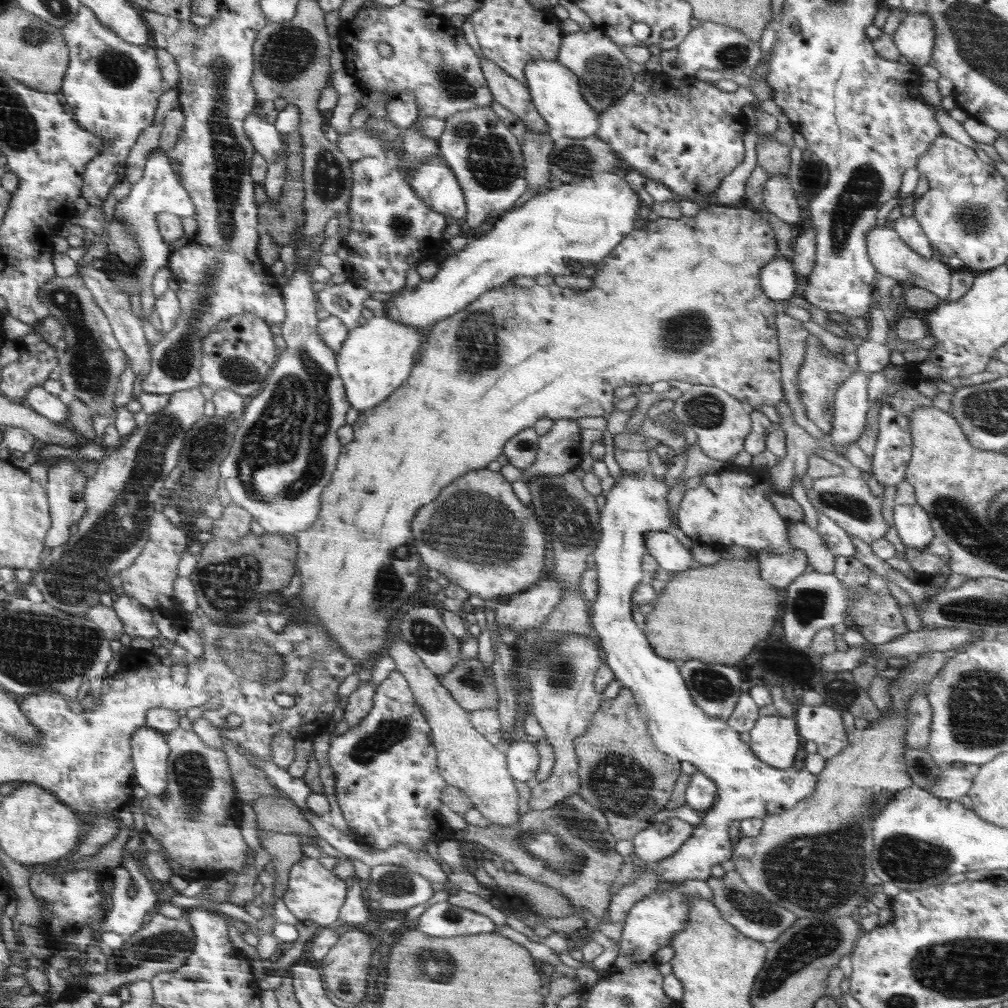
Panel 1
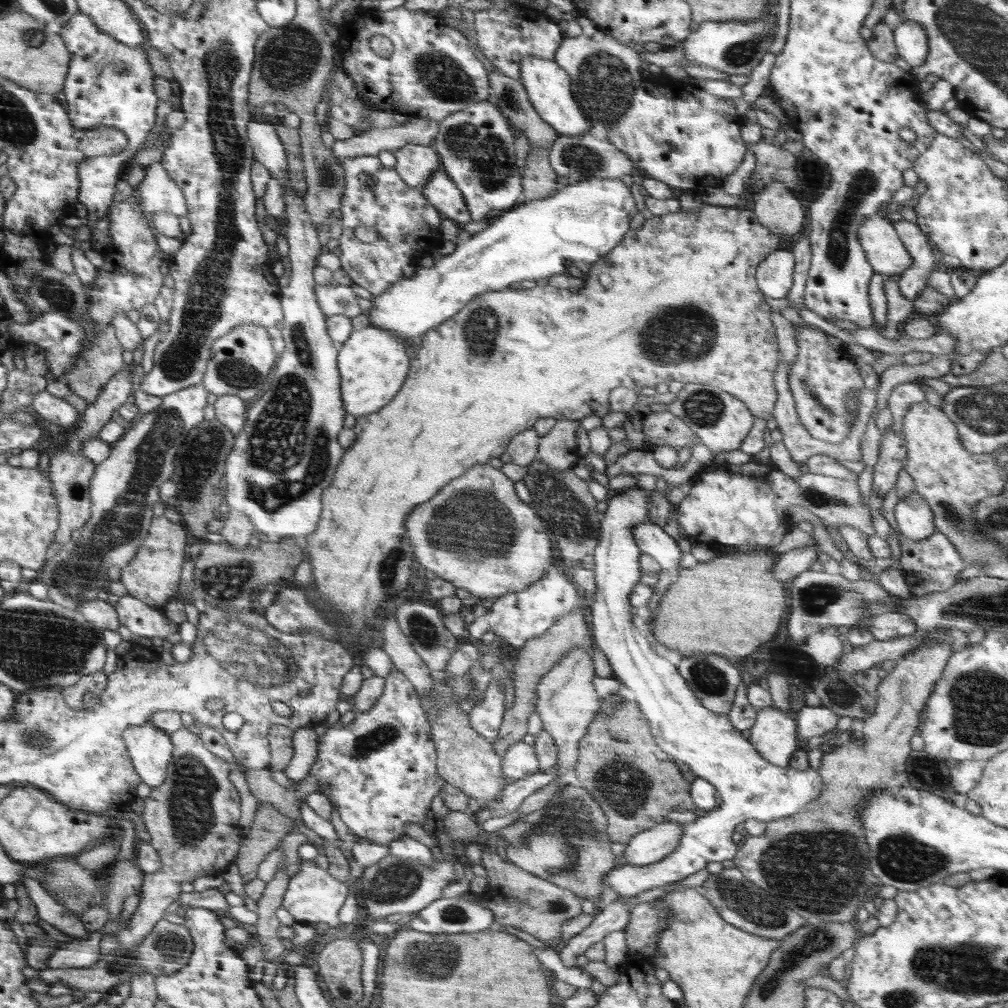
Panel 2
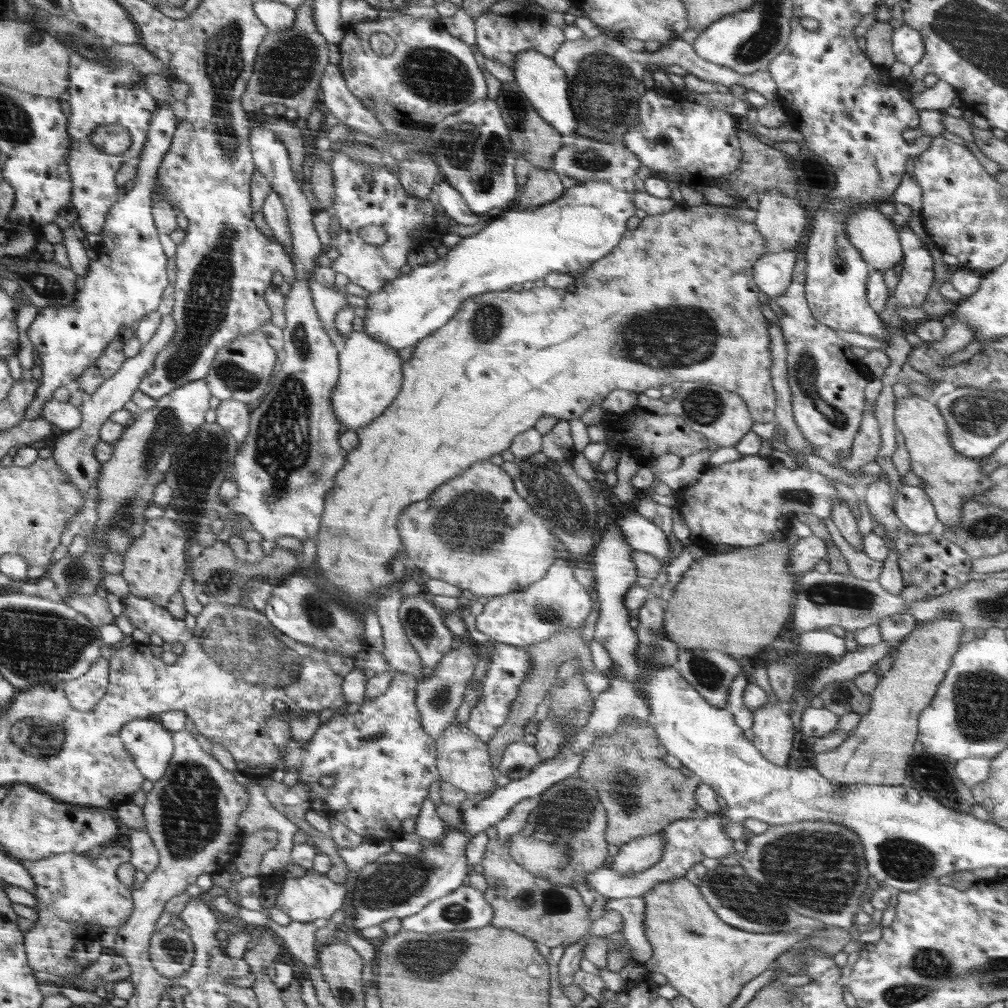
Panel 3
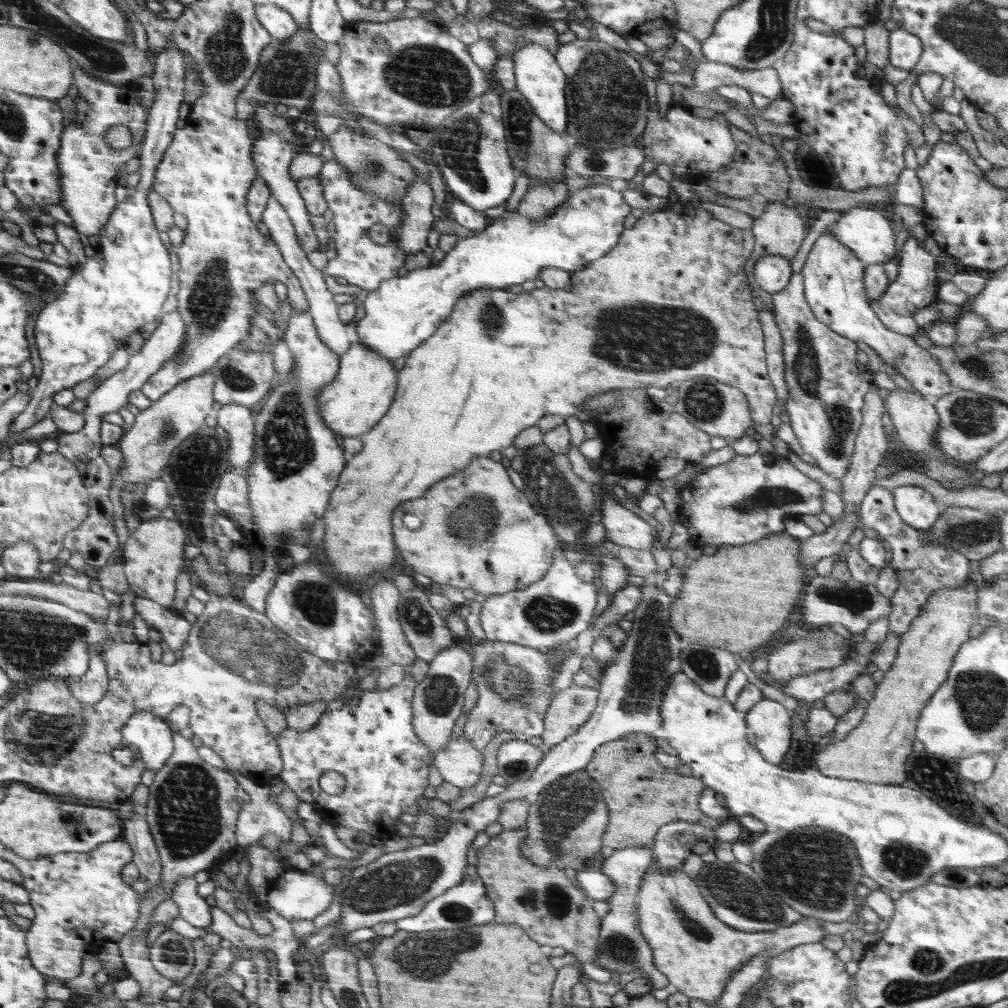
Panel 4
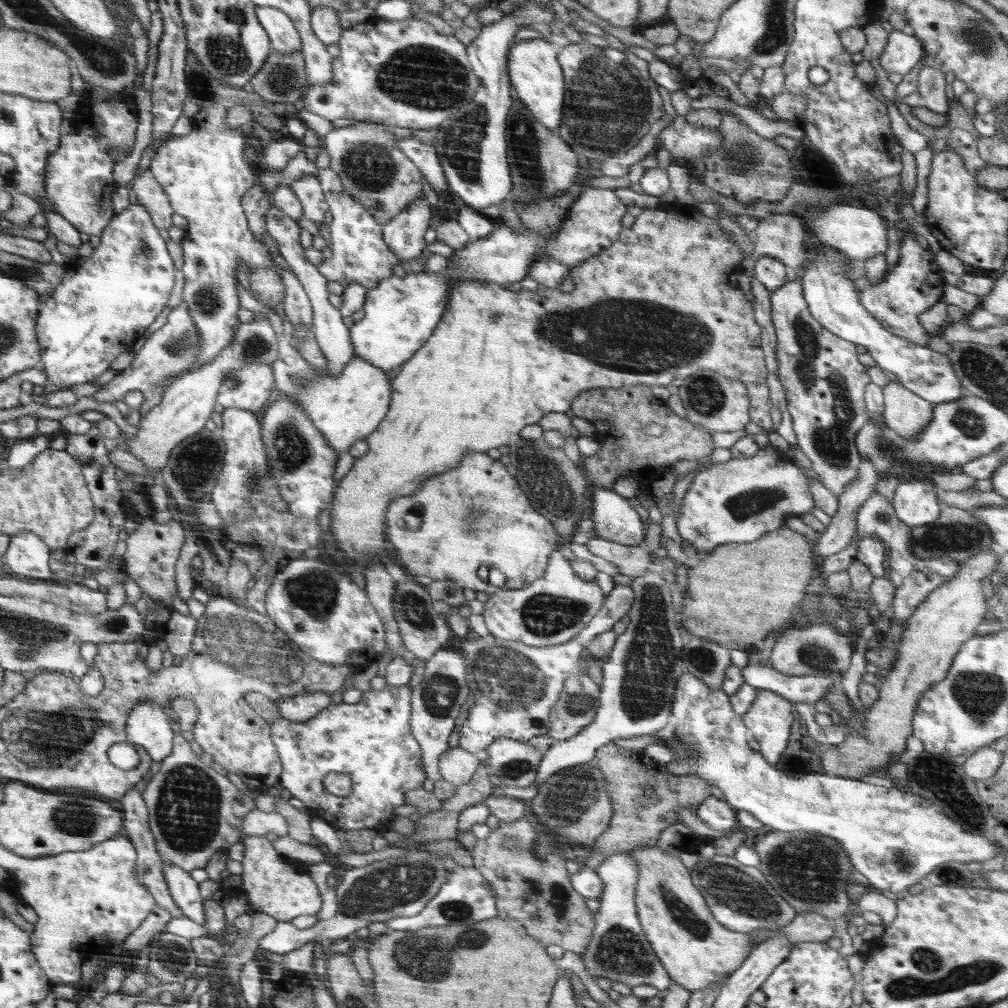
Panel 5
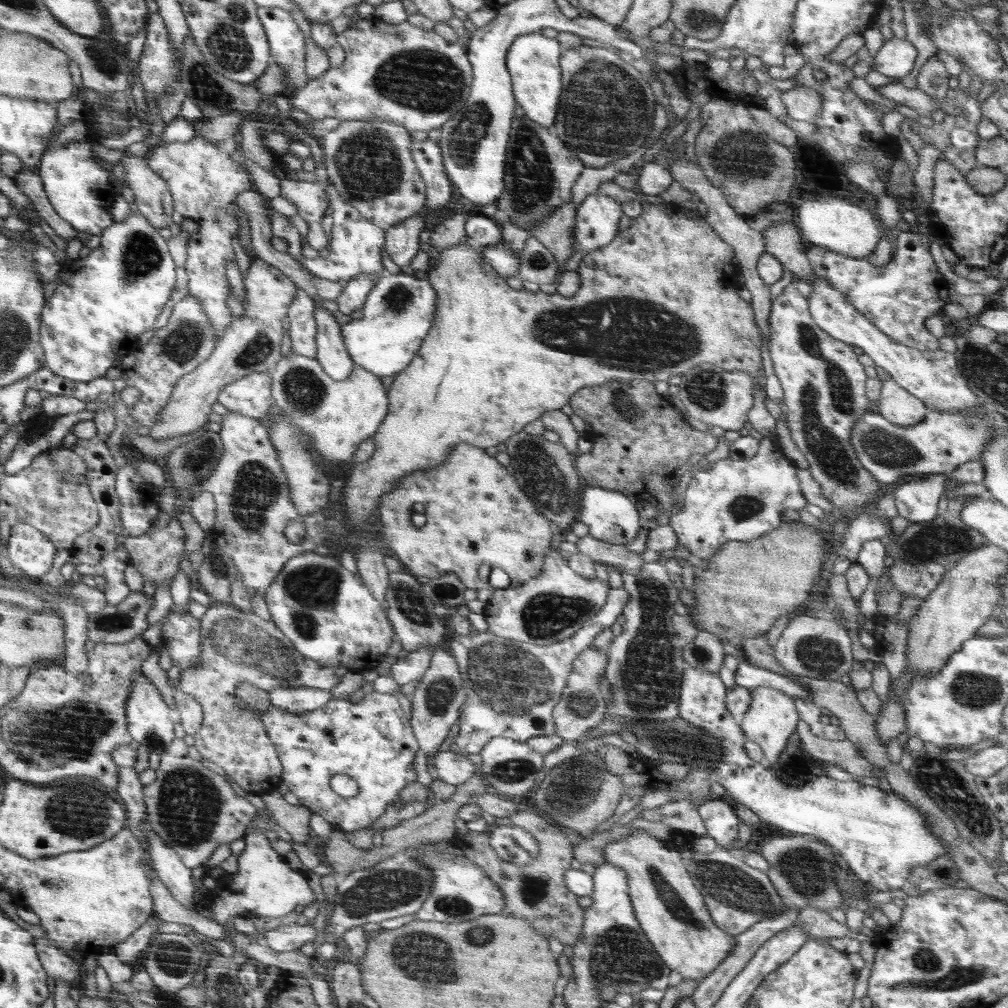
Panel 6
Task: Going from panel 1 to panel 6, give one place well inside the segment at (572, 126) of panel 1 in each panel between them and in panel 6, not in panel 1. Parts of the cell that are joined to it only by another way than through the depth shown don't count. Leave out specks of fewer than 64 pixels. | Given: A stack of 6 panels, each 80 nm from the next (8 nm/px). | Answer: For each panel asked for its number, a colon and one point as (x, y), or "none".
2: (549, 87)
3: (544, 82)
4: (539, 77)
5: (535, 72)
6: (533, 60)

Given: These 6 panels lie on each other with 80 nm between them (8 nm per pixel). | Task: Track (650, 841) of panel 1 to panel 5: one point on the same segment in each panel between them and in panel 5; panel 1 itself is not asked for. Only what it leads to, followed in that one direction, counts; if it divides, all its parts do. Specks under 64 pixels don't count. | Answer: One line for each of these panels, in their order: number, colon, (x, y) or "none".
2: (647, 848)
3: (636, 856)
4: (622, 948)
5: (619, 949)

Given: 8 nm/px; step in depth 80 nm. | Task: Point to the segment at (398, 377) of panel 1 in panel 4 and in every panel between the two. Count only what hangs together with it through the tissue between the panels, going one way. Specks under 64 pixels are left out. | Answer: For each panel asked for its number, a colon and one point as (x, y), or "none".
2: (373, 364)
3: (372, 373)
4: (358, 399)

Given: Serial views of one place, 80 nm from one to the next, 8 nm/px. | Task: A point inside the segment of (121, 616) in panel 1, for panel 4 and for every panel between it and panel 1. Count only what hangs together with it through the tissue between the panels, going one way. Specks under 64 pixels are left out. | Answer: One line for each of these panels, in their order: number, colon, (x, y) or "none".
2: (142, 620)
3: (143, 613)
4: (174, 629)

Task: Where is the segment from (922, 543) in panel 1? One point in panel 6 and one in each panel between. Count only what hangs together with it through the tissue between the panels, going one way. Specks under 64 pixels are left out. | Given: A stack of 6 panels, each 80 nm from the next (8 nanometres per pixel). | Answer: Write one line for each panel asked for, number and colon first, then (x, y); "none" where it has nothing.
2: (915, 519)
3: (914, 507)
4: (917, 508)
5: (915, 503)
6: (917, 501)

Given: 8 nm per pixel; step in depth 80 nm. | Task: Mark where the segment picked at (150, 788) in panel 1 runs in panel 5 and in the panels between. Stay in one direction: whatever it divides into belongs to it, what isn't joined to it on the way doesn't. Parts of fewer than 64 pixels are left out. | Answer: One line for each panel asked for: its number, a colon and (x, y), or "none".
2: (150, 748)
3: (149, 742)
4: (147, 732)
5: (148, 726)

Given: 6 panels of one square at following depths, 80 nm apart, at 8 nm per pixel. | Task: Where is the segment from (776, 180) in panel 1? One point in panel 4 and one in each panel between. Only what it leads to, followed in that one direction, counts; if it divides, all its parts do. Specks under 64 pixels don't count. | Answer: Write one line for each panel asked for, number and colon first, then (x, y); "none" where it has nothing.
2: (778, 208)
3: (779, 219)
4: (779, 230)

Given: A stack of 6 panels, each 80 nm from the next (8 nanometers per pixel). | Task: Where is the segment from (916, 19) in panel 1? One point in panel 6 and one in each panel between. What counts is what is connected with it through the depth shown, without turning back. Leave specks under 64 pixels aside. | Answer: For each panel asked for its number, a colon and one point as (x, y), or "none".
2: (911, 41)
3: (907, 44)
4: (905, 48)
5: (903, 50)
6: (896, 57)

